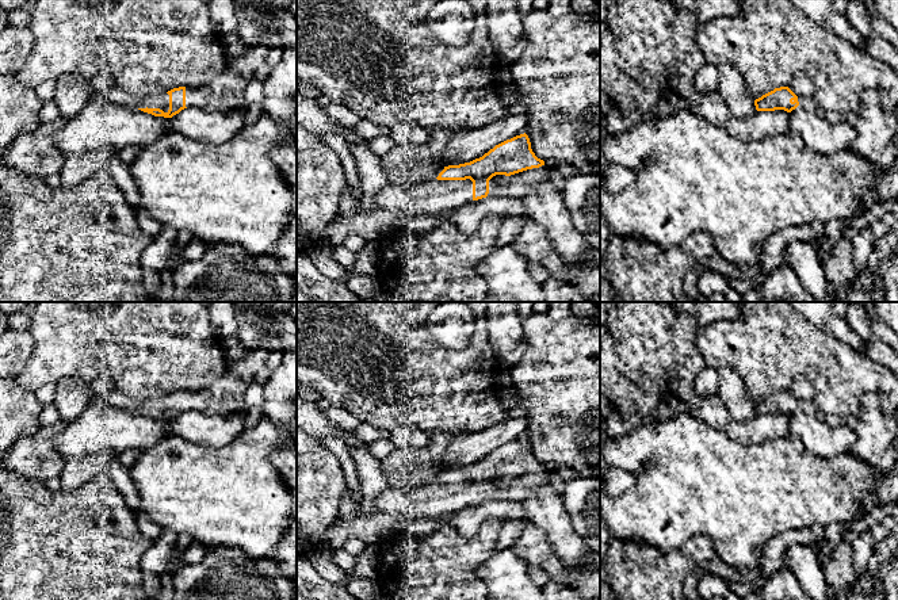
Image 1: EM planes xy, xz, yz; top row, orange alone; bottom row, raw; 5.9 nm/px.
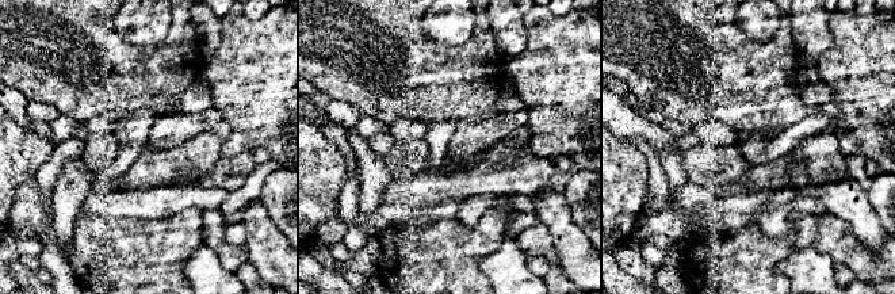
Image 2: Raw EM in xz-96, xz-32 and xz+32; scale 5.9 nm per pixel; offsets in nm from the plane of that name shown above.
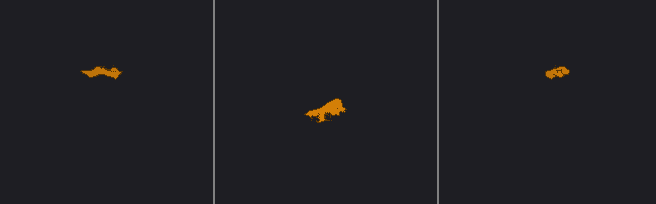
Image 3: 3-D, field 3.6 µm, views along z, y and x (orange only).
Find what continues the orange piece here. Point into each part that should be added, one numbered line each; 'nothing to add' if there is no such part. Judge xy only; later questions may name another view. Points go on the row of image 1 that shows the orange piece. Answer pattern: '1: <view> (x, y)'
1: xy (225, 92)
2: xy (117, 95)

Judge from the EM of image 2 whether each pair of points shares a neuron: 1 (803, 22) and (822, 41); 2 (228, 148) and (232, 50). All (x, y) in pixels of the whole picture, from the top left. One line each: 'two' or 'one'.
1: one
2: one

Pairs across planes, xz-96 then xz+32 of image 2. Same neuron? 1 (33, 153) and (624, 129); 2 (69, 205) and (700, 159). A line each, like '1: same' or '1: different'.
1: different
2: different

